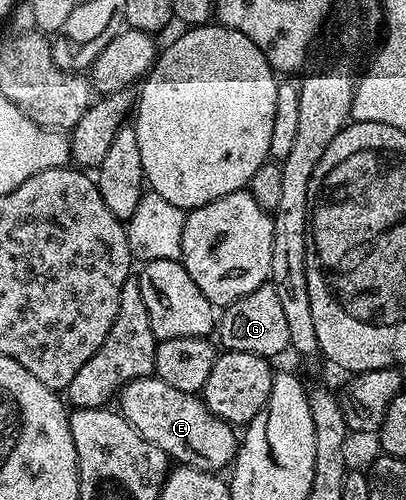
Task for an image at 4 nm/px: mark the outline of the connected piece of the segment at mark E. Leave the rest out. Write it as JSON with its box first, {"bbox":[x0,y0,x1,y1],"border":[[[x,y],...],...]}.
{"bbox":[118,376,238,472],"border":[[[149,376],[125,384],[118,392],[119,402],[118,410],[119,413],[123,414],[124,419],[142,437],[150,440],[150,444],[162,448],[162,452],[166,452],[173,463],[182,466],[193,466],[199,470],[209,472],[220,472],[223,471],[223,466],[228,468],[233,465],[238,449],[237,431],[229,422],[223,422],[218,416],[211,414],[206,408],[203,397],[178,392],[178,388],[170,388],[170,384],[166,384],[166,380]]]}

